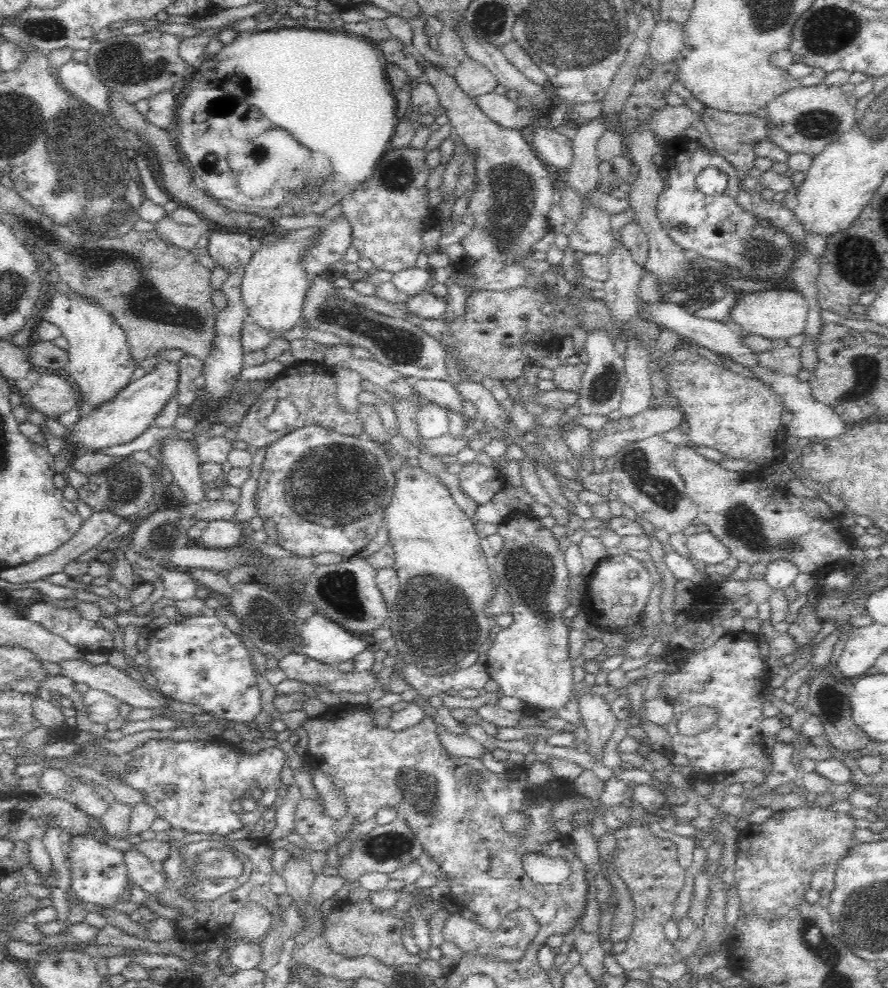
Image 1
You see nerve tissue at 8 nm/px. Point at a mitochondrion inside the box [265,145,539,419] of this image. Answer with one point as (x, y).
(403, 346)

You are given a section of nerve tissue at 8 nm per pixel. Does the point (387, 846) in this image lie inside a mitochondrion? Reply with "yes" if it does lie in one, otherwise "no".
yes

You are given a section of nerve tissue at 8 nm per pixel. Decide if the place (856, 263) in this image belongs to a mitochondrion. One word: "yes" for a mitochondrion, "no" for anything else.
yes

